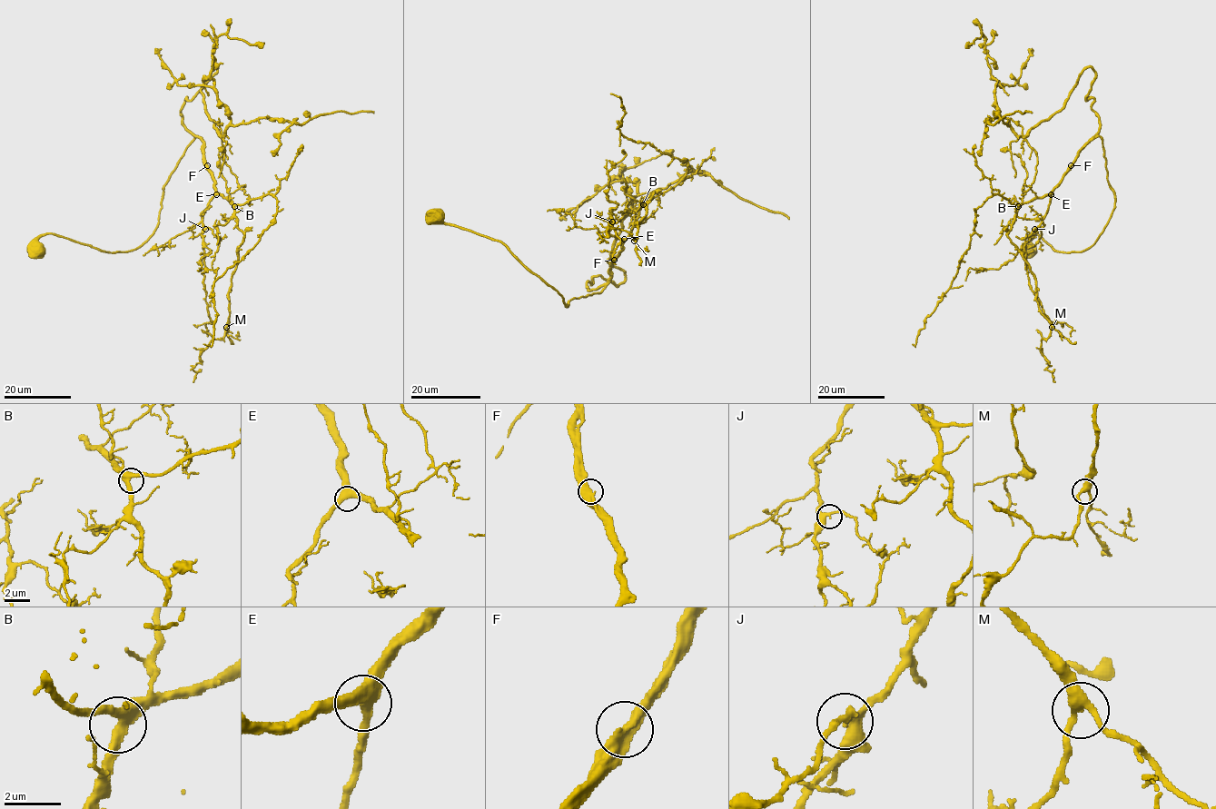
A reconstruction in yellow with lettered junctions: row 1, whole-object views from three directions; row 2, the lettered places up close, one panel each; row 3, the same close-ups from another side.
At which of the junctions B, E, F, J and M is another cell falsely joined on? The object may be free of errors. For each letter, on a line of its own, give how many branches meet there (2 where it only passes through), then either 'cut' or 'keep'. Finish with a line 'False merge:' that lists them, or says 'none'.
B: 3 | keep
E: 3 | keep
F: 2 | keep
J: 3 | keep
M: 3 | keep
False merge: none

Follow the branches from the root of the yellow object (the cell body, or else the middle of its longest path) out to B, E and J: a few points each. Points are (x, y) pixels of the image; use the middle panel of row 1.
B: (434, 218), (499, 241), (567, 306), (573, 298), (603, 290), (610, 276), (609, 264), (643, 204)
E: (434, 218), (499, 241), (554, 288), (566, 306), (573, 298), (603, 290), (624, 239)
J: (434, 218), (499, 241), (566, 306), (600, 292), (608, 281), (622, 241), (608, 233), (612, 221)

